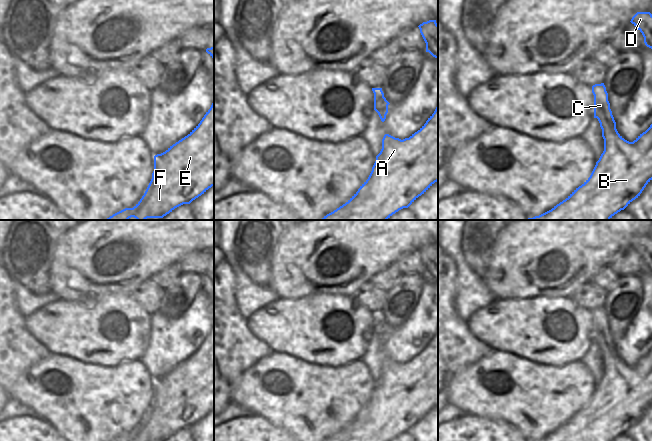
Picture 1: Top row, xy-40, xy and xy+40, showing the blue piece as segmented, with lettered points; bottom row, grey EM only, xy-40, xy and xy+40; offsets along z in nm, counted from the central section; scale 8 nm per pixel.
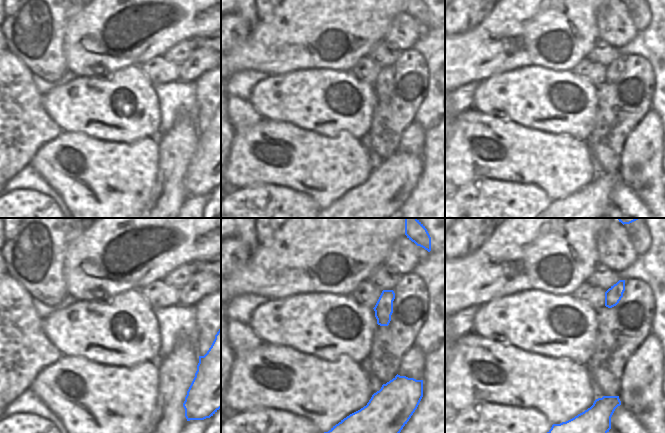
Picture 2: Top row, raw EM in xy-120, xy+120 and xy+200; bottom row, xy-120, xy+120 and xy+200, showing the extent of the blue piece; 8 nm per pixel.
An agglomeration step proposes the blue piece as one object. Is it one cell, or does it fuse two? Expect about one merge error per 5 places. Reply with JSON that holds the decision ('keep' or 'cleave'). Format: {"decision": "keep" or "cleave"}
{"decision": "keep"}

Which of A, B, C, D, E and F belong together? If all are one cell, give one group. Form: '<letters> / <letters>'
A B C D E F

